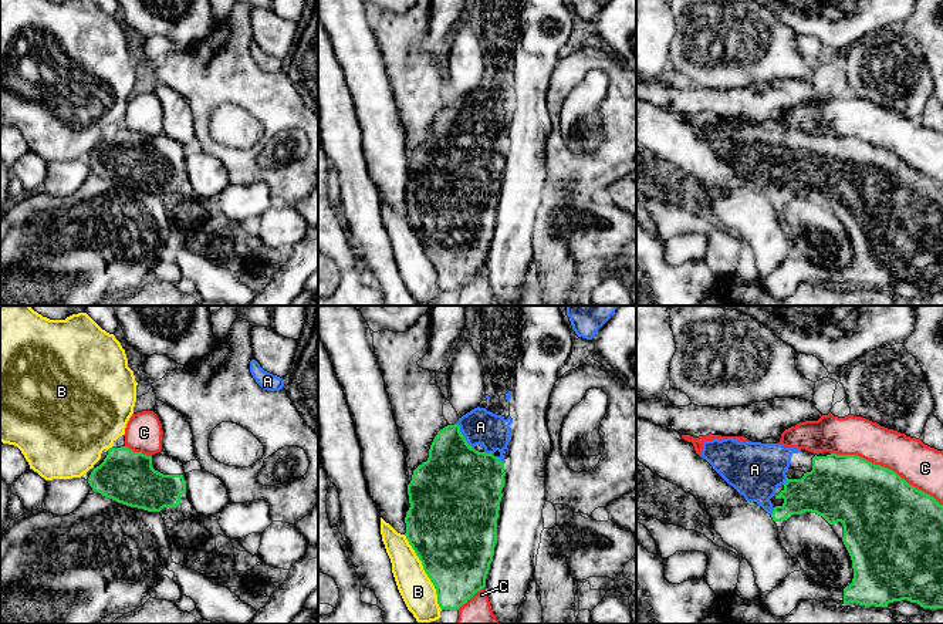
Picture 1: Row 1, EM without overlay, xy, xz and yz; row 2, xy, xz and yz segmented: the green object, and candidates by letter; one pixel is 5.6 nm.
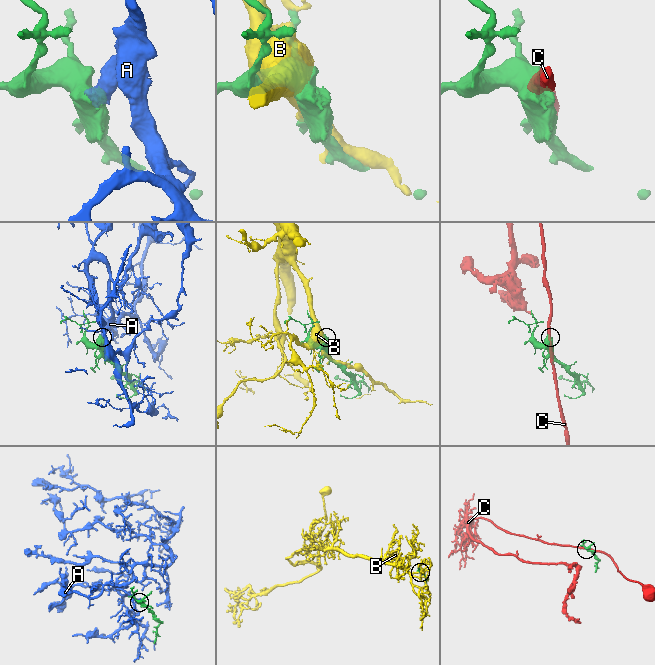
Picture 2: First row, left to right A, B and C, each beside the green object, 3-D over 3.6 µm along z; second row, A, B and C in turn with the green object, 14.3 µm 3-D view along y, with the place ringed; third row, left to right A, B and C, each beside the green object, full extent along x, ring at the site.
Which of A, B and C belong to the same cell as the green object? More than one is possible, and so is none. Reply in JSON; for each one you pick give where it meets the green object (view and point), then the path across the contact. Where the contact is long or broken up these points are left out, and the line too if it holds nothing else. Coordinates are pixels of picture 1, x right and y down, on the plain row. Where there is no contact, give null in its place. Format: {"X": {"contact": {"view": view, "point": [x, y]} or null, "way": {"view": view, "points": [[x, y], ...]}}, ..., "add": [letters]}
{"A": {"contact": {"view": "xz", "point": [462, 117]}}, "add": ["A"]}

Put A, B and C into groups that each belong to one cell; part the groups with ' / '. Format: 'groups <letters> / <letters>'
groups A / B / C

